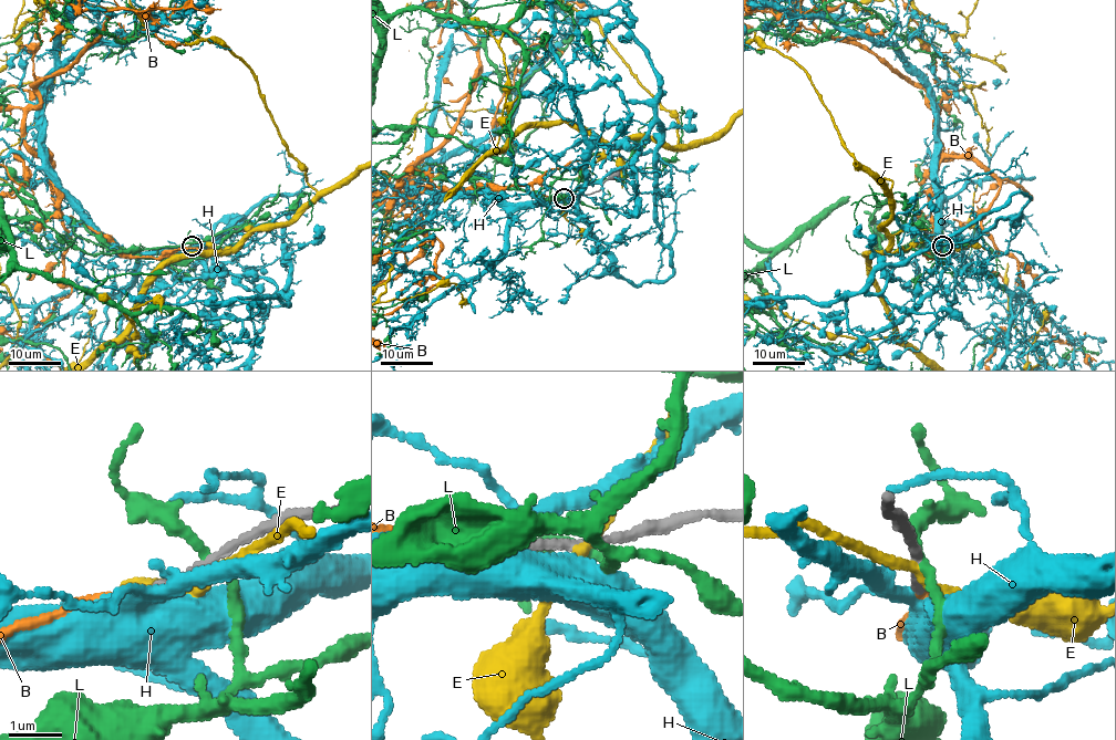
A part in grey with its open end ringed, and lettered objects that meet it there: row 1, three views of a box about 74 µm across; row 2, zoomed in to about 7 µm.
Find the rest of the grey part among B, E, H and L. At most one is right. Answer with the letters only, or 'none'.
B

